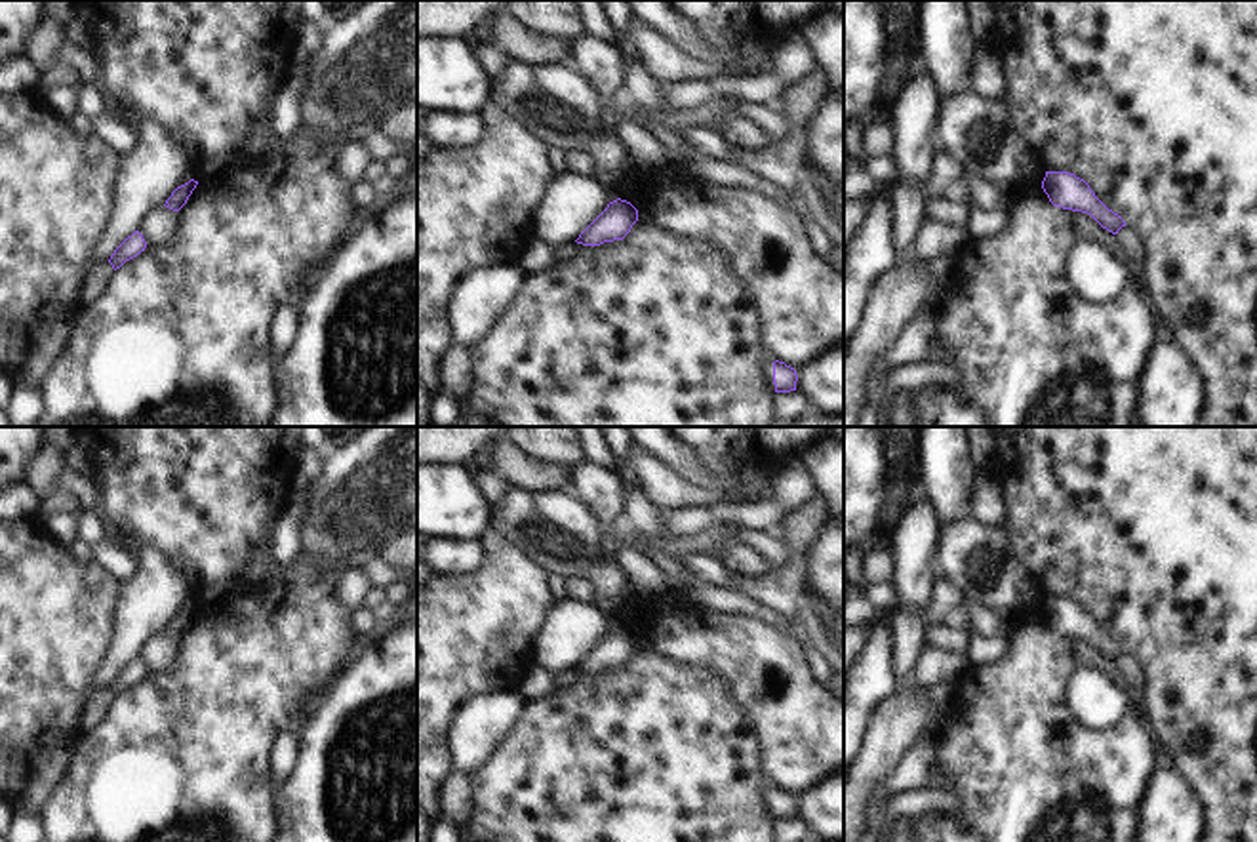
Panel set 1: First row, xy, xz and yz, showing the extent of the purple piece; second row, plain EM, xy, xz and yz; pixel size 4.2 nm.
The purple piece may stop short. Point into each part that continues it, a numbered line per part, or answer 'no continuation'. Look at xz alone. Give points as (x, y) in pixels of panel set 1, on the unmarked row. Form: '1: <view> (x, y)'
no continuation

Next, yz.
no continuation

